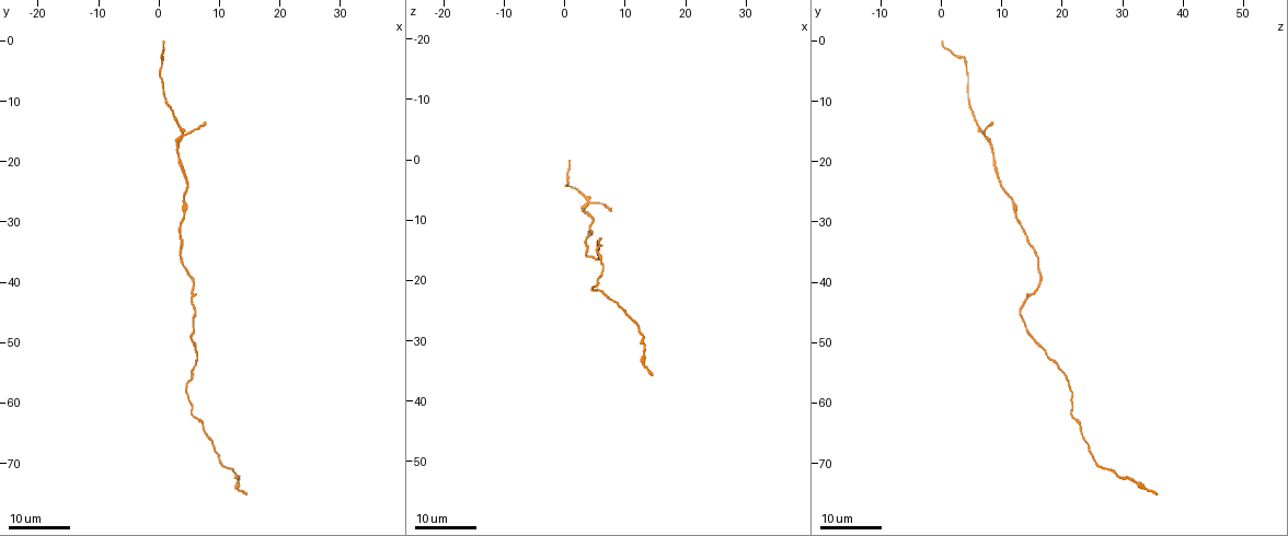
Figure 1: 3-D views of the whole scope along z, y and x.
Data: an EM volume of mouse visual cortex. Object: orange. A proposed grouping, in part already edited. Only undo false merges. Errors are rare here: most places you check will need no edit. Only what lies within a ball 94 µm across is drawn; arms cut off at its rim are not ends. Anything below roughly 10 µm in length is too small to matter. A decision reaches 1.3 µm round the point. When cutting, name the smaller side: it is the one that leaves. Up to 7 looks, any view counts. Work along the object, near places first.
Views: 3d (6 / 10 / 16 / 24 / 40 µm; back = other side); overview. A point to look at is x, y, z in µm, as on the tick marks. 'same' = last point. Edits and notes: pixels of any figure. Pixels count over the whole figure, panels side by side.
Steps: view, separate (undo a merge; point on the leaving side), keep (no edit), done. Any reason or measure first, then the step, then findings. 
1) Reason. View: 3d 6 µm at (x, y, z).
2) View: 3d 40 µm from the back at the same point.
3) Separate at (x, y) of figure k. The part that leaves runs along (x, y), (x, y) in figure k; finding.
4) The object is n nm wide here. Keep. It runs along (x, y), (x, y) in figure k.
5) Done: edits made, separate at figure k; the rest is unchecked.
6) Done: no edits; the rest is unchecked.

Three arms meet. View: 3d 24 µm at (4.0, 15.0, 7.0).

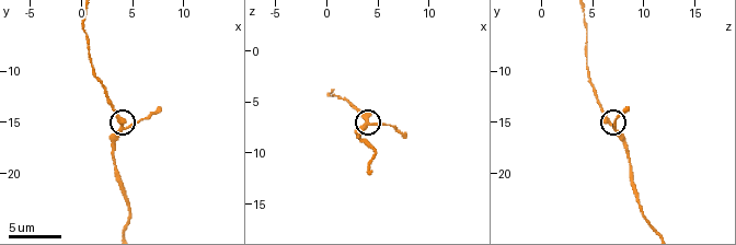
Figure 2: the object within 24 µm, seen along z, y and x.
View: 3d 6 µm at (3.6, 15.2, 6.8).

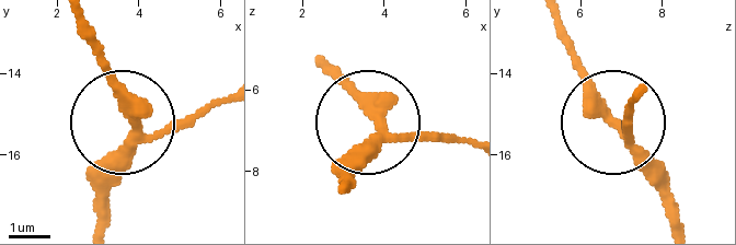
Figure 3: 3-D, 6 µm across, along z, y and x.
Keep. It runs along (346, 189), (370, 119), (329, 67) in figure 3; one neuron here.

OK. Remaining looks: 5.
Sudden change in width. View: 3d 16 µm at (4.0, 26.5, 11.5).

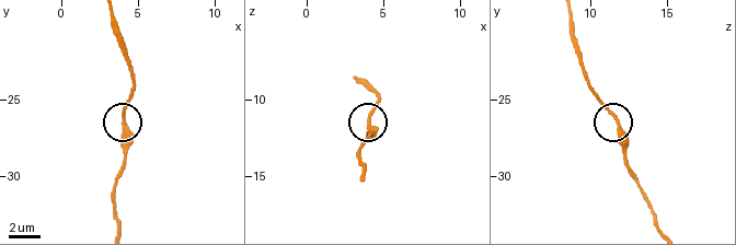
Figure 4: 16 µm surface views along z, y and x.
View: 3d 6 µm at (4.2, 26.4, 11.6).

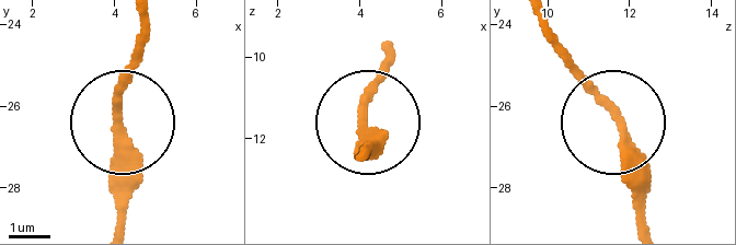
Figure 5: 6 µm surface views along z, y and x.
Keep. It runs along (648, 225), (637, 152), (599, 90), (550, 41) in figure 5; all the same neuron.

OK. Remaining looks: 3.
View: 3d 24 µm at (6.0, 41.0, 16.0).

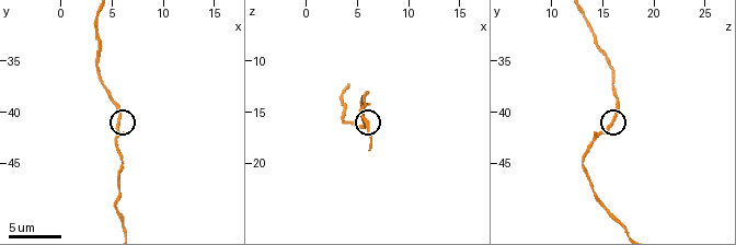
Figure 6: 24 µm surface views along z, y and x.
Closer look. View: 3d 10 µm at (5.6, 41.4, 15.8).

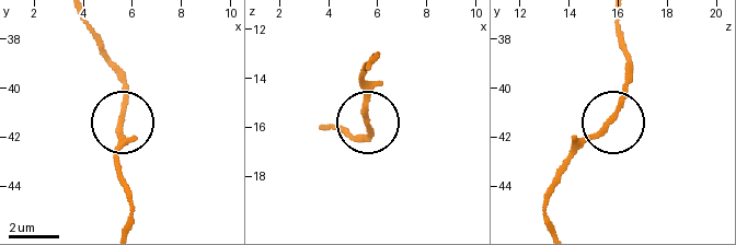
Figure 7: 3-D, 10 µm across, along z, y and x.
Keep. It runs along (364, 119), (368, 98), (361, 63) in figure 7; continuous, no second neuron.

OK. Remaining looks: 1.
Thin neck. View: 3d 10 µm at (6.0, 44.8, 13.0).

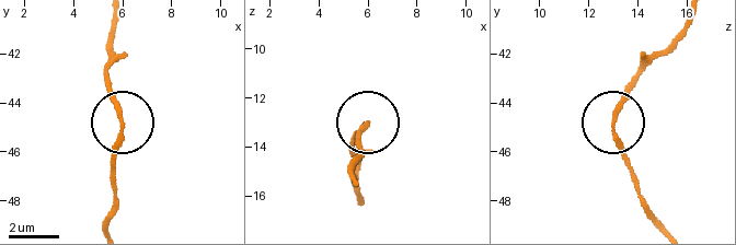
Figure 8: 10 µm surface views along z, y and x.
The object is 180 nm wide here. Keep. It runs along (107, 36), (107, 84), (119, 123), (113, 183) in figure 8; one neuron here.

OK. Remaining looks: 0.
Done: no edits; the rest is unchecked.

